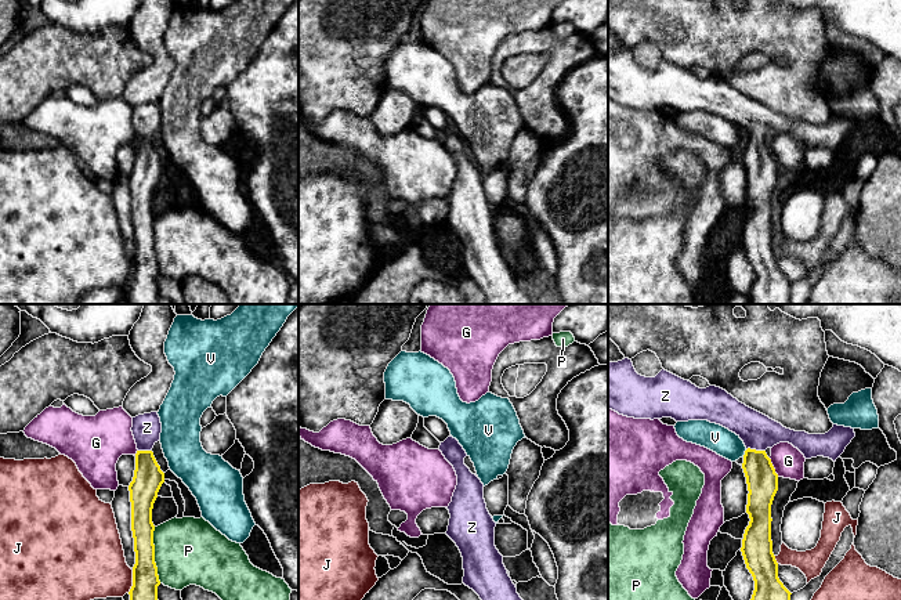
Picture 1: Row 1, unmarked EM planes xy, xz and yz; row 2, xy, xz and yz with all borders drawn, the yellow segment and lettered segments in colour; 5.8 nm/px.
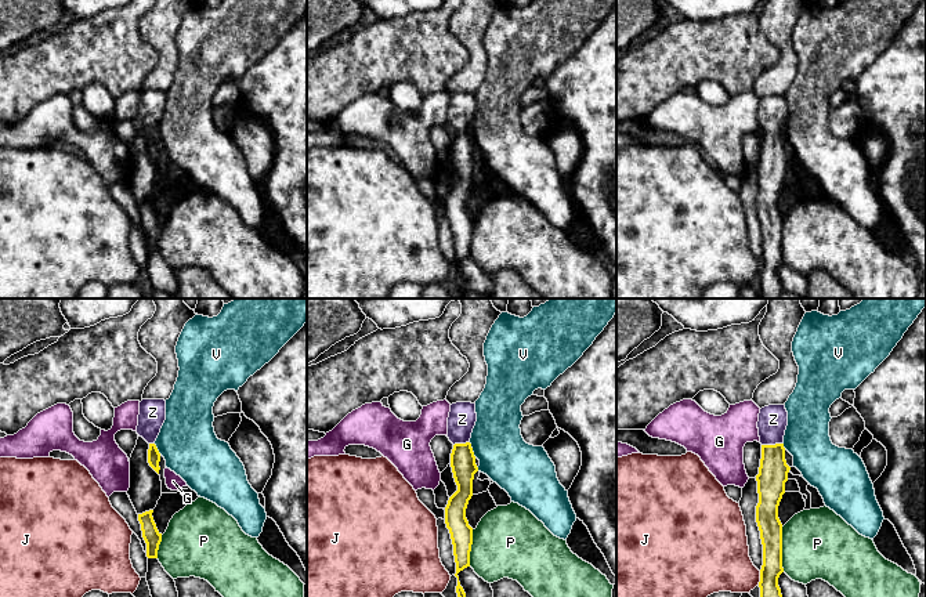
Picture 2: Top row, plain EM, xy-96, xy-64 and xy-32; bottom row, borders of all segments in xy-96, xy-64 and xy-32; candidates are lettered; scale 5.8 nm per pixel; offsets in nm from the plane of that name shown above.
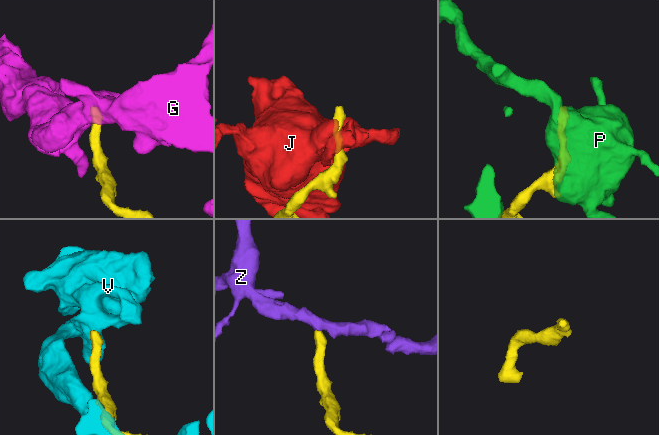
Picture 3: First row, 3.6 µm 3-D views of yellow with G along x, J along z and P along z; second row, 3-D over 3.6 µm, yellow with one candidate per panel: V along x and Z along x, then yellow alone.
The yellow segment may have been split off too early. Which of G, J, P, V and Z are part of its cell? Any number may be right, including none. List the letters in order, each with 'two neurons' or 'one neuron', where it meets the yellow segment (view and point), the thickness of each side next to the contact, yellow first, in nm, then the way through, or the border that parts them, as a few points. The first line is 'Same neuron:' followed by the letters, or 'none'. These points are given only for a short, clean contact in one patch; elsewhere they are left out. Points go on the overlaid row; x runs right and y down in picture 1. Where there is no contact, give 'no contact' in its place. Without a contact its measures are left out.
Same neuron: Z
G: two neurons | yz (773, 467) | 180/180 nm | along yz (769, 458), (778, 476)
J: two neurons | xy (133, 581) | 160/380 nm
P: two neurons | xy (154, 555) | 160/400 nm | along xy (154, 527), (154, 561), (160, 582)
V: two neurons | yz (745, 454) | 180/160 nm
Z: one neuron | yz (755, 450) | 180/200 nm | across yz (762, 480), (755, 461), (755, 450), (757, 432)

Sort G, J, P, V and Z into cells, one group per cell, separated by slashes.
G / J / P / V / Z

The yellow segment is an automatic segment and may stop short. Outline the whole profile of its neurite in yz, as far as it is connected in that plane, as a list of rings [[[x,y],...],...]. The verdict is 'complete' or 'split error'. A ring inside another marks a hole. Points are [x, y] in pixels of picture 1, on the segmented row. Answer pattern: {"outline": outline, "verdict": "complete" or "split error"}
{"outline": [[[629,358],[608,364],[608,409],[634,419],[708,420],[743,441],[742,469],[749,491],[746,513],[750,521],[741,552],[755,581],[750,600],[790,600],[792,593],[778,578],[778,563],[772,553],[771,505],[778,491],[778,474],[766,449],[789,442],[806,459],[824,456],[836,462],[855,437],[854,429],[833,424],[825,434],[795,431],[720,387],[699,388],[665,369],[655,377],[641,376]]], "verdict": "split error"}

